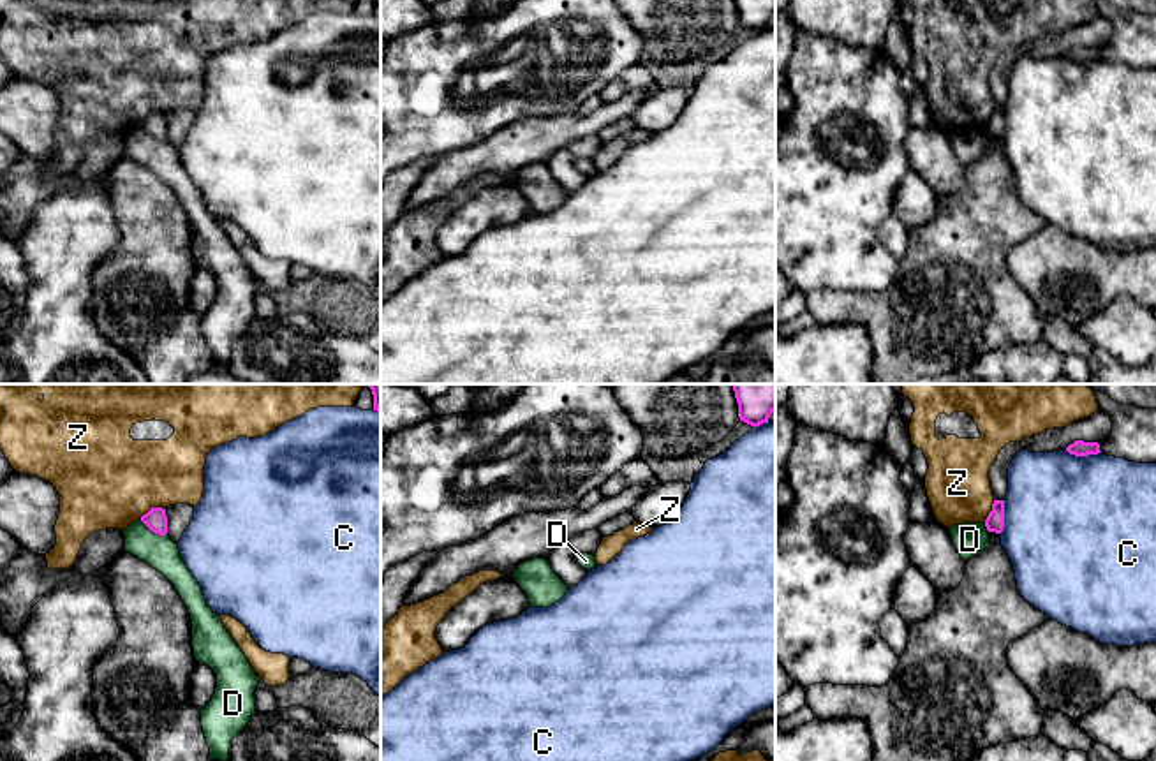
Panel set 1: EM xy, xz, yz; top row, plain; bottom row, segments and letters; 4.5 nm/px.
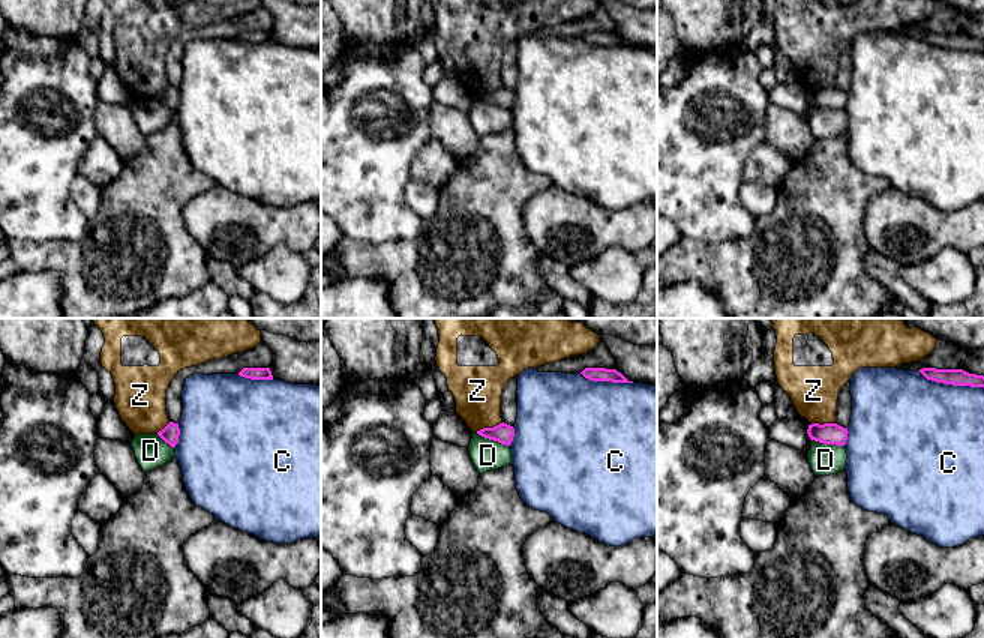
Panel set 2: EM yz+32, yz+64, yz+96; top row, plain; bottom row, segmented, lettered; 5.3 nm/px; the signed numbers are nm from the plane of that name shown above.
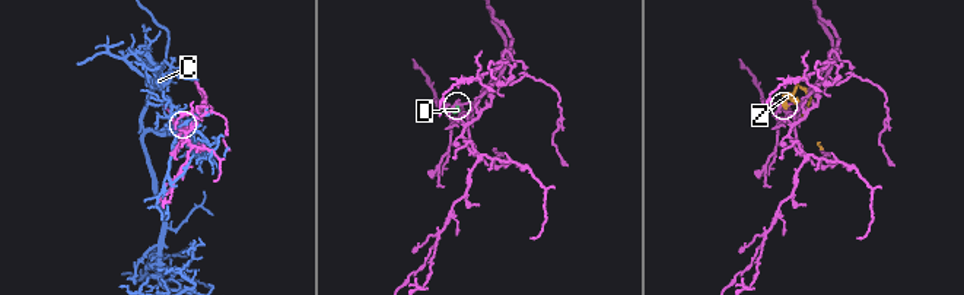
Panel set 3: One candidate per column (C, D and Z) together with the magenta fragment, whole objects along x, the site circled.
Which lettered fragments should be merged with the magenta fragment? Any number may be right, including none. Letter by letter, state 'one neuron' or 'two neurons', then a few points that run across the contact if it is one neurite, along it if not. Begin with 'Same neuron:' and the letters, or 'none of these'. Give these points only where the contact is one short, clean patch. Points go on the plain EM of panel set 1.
Same neuron: none of these
C: two neurons
D: two neurons | xy (140, 125), (152, 136), (166, 140)
Z: two neurons

